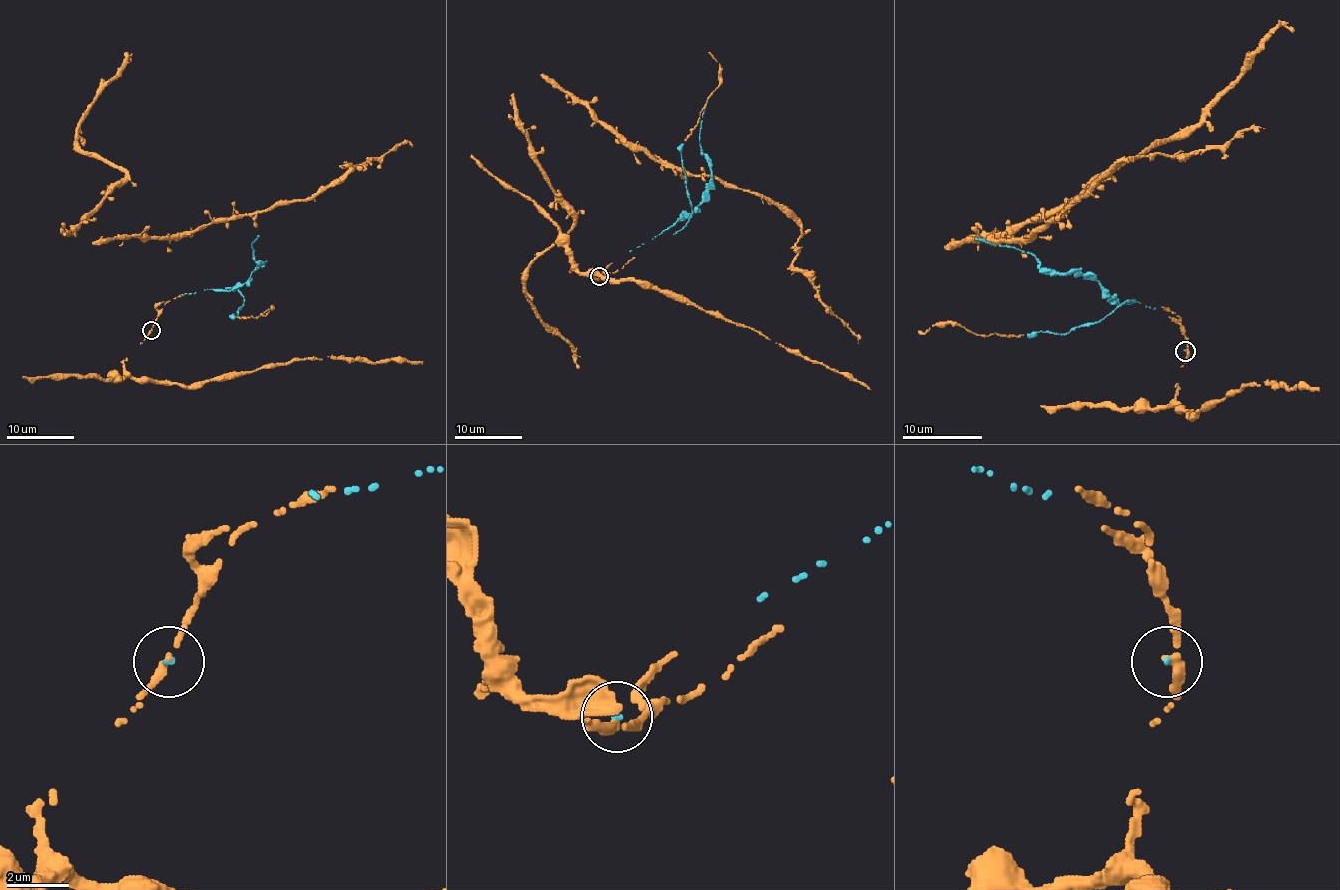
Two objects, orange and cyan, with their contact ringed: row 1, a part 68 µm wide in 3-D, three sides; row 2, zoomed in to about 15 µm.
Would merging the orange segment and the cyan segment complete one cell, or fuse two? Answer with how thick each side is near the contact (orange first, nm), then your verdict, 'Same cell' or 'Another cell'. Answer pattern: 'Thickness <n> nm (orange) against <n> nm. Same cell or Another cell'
Thickness 240 nm (orange) against 100 nm. Same cell

